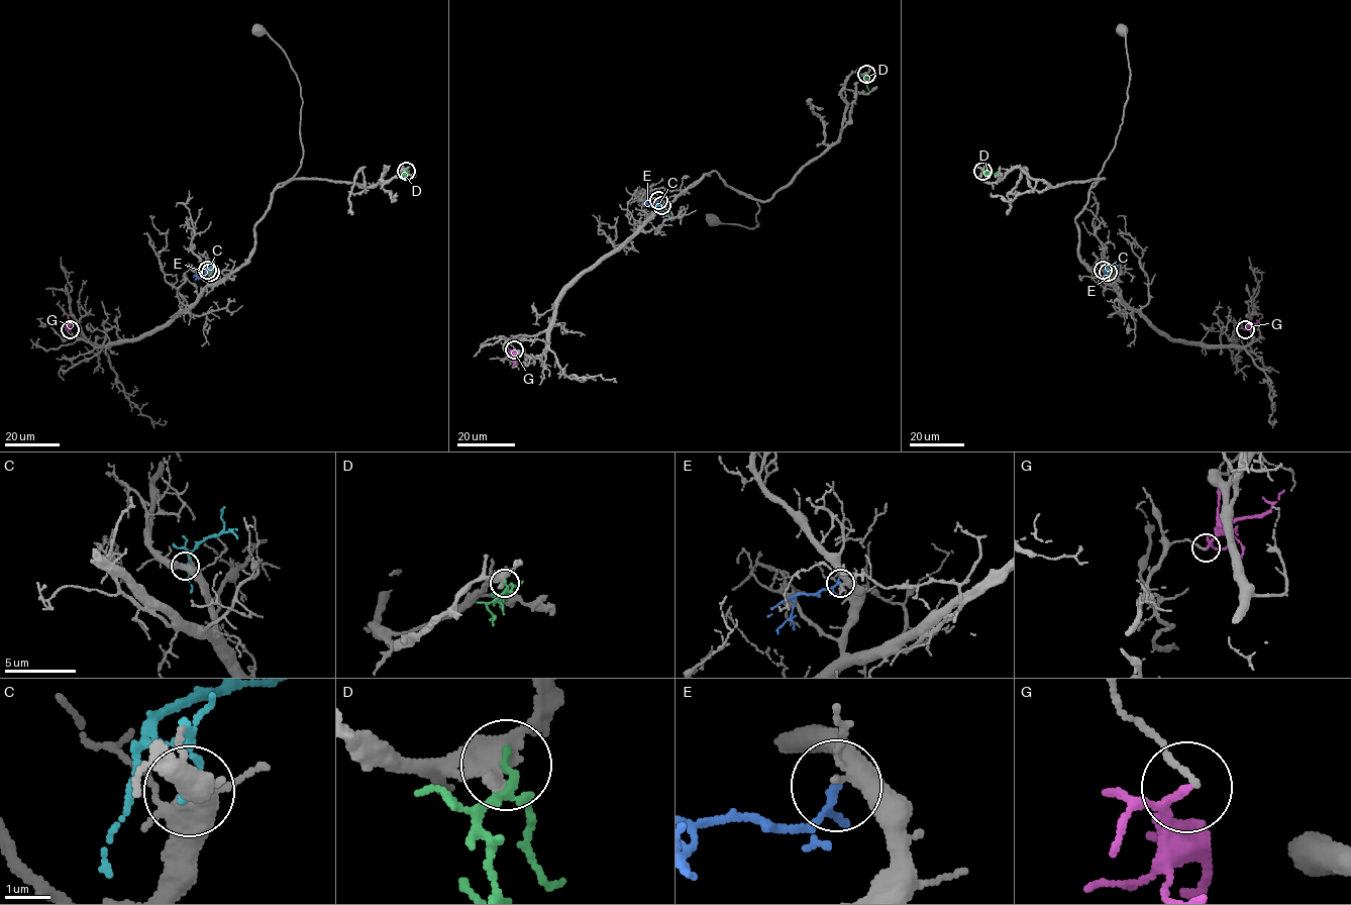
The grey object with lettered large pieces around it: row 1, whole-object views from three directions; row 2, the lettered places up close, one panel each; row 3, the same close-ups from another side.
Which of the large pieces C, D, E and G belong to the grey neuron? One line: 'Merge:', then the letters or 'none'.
Merge: E

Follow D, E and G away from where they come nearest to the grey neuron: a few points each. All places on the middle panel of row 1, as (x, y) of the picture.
D: (867, 74), (868, 90)
E: (658, 200), (649, 205), (646, 202)
G: (514, 348), (513, 365)

